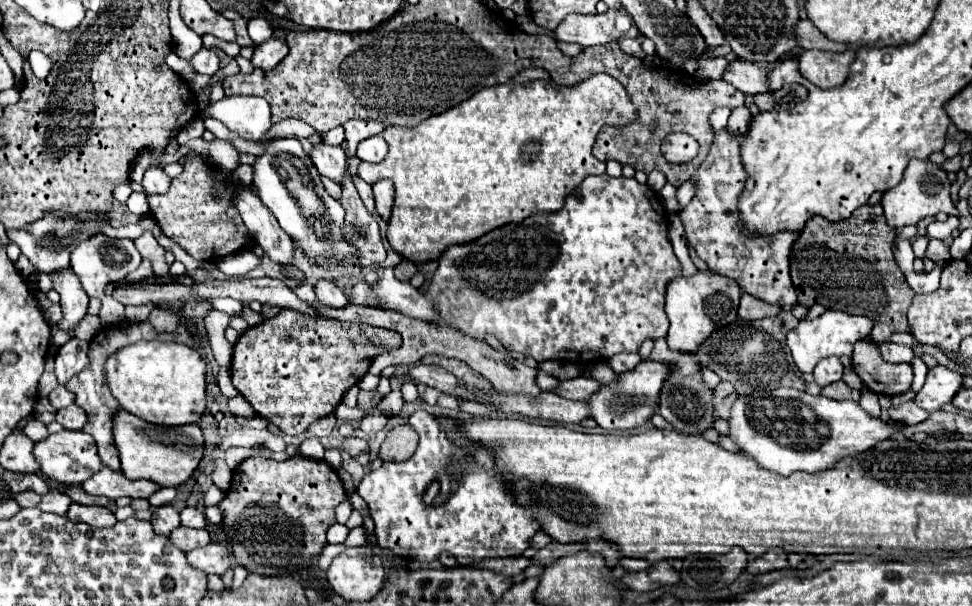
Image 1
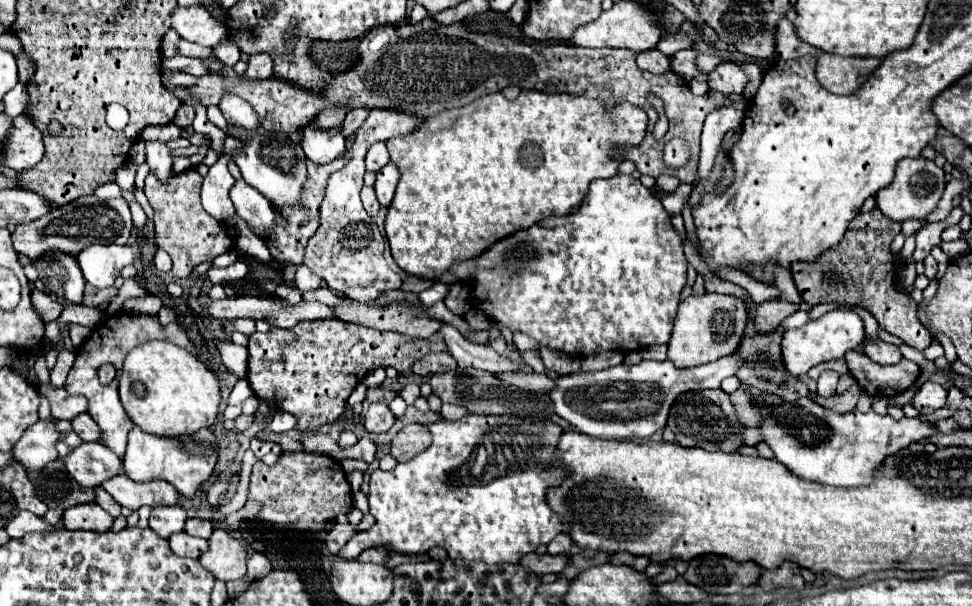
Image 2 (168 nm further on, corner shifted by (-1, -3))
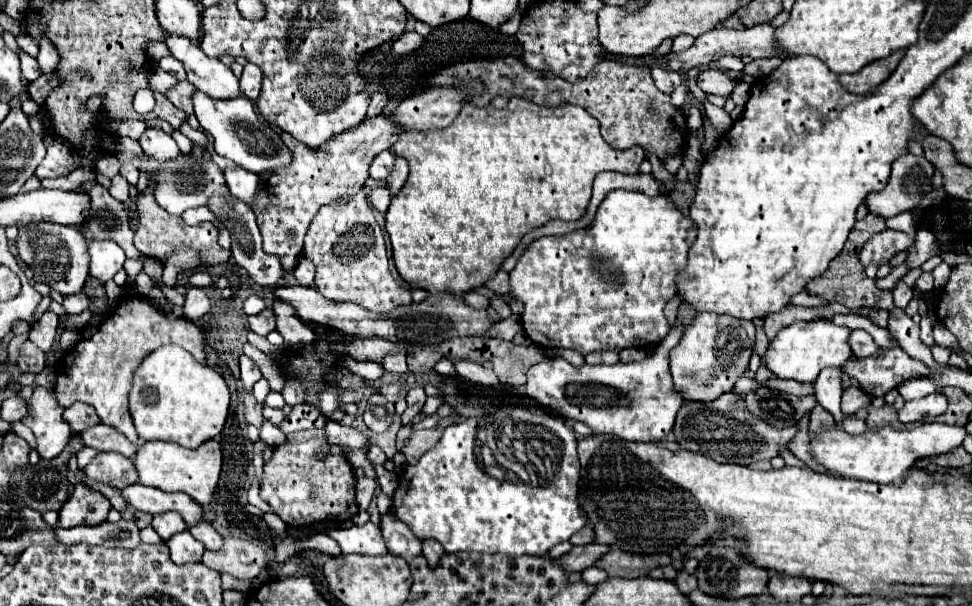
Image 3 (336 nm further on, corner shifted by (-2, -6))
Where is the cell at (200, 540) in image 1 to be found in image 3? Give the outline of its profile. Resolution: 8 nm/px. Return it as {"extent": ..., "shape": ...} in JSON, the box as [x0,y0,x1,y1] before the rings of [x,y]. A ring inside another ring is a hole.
{"extent":[168,530,204,564],"shape":[[[188,530],[172,536],[168,542],[170,548],[170,558],[176,564],[186,564],[186,562],[200,562],[202,554],[204,554],[204,544],[198,542],[196,538],[192,538],[192,534]]]}

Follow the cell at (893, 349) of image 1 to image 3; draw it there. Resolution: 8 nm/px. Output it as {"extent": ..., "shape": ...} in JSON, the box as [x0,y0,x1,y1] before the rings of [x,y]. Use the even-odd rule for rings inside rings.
{"extent":[848,330,882,358],"shape":[[[854,330],[848,338],[848,344],[856,358],[868,358],[868,356],[876,356],[882,352],[880,346],[872,340],[872,336],[864,330]]]}

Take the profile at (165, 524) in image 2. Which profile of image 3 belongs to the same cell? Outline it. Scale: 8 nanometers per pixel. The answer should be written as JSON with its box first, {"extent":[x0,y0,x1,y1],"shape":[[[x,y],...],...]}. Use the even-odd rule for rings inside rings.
{"extent":[152,512,186,540],"shape":[[[164,512],[164,514],[156,514],[152,520],[152,528],[158,532],[158,536],[162,540],[168,540],[170,536],[186,530],[186,524],[182,520],[180,514],[174,512]]]}

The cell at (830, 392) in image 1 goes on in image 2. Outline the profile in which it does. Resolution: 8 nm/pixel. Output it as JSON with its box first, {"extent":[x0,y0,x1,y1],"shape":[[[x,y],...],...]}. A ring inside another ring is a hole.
{"extent":[811,383,861,413],"shape":[[[855,383],[849,391],[845,391],[845,393],[841,393],[841,395],[835,393],[835,395],[831,395],[829,399],[825,399],[825,397],[821,397],[821,395],[813,395],[811,399],[813,399],[815,403],[823,405],[823,407],[829,407],[829,409],[837,411],[837,413],[847,413],[847,411],[853,411],[853,409],[855,409],[859,395],[861,395],[861,387]]]}

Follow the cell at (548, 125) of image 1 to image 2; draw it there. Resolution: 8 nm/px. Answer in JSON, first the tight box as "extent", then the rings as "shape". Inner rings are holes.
{"extent":[385,89,647,279],"shape":[[[537,89],[523,91],[515,101],[505,99],[503,93],[485,95],[483,99],[477,99],[475,103],[471,103],[467,107],[459,107],[455,111],[443,111],[443,115],[435,115],[431,119],[425,119],[421,123],[421,127],[415,129],[413,133],[403,135],[403,137],[393,137],[387,141],[387,147],[391,153],[391,163],[395,163],[399,167],[399,173],[401,173],[393,203],[389,207],[387,219],[385,219],[385,233],[387,233],[387,241],[391,245],[391,253],[393,253],[395,263],[405,273],[411,273],[411,275],[417,275],[423,279],[435,279],[443,271],[447,271],[451,267],[451,263],[463,261],[463,259],[473,259],[475,255],[481,255],[487,247],[491,247],[495,241],[511,235],[519,229],[531,227],[533,223],[537,223],[545,217],[551,217],[551,215],[571,213],[583,201],[587,187],[593,179],[613,177],[617,173],[619,161],[613,161],[609,157],[609,151],[619,147],[619,145],[621,147],[623,145],[639,145],[645,137],[645,131],[647,131],[647,113],[641,107],[633,107],[633,103],[617,101],[617,99],[601,101],[601,99],[579,97],[579,95],[569,95],[569,93],[543,93]]]}

